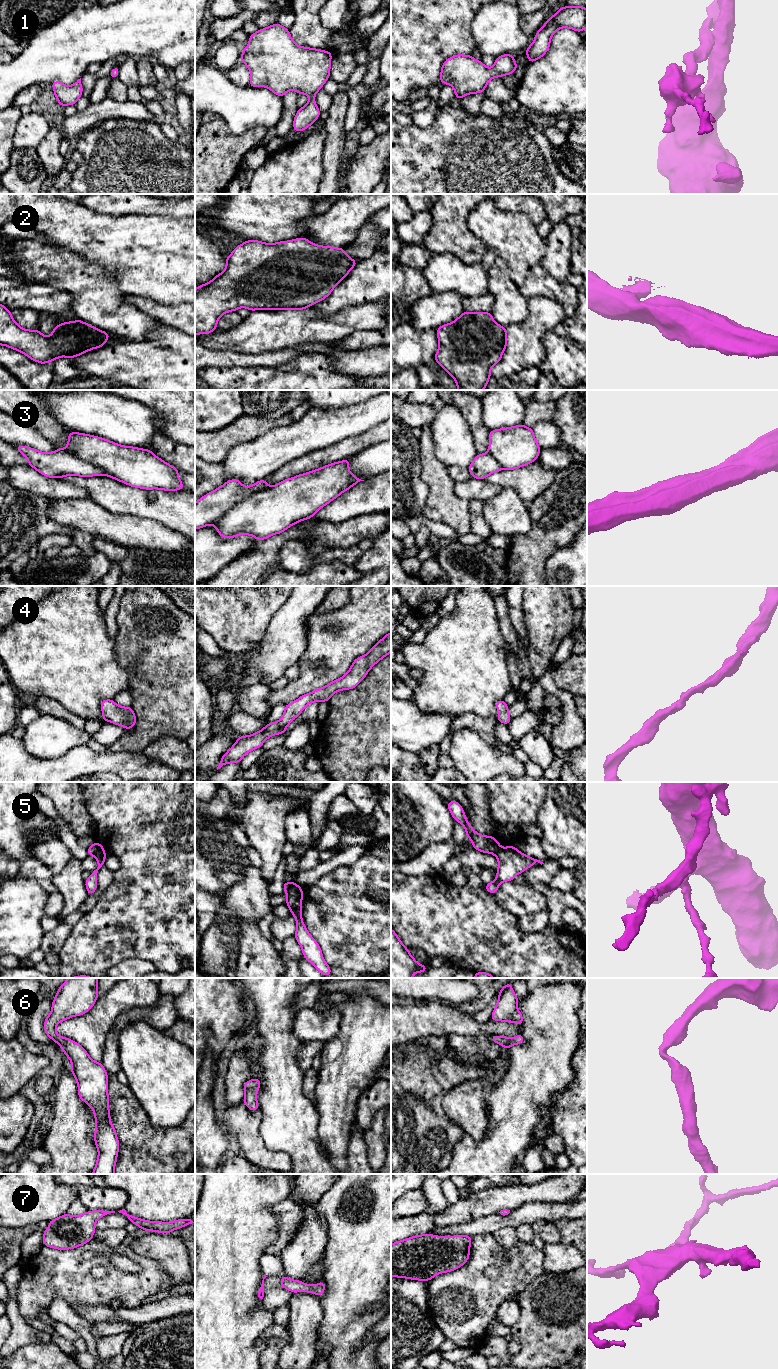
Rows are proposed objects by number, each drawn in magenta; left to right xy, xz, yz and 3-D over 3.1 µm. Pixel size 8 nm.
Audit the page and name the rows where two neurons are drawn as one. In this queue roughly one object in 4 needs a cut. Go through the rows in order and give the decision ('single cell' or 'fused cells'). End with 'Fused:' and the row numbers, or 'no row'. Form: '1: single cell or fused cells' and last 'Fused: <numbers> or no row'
1: single cell
2: fused cells
3: fused cells
4: single cell
5: fused cells
6: single cell
7: single cell
Fused: 2, 3, 5

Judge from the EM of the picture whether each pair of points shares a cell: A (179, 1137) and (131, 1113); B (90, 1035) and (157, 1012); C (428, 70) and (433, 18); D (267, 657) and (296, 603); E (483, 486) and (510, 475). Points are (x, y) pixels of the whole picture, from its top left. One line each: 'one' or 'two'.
A: one
B: two
C: one
D: one
E: two

